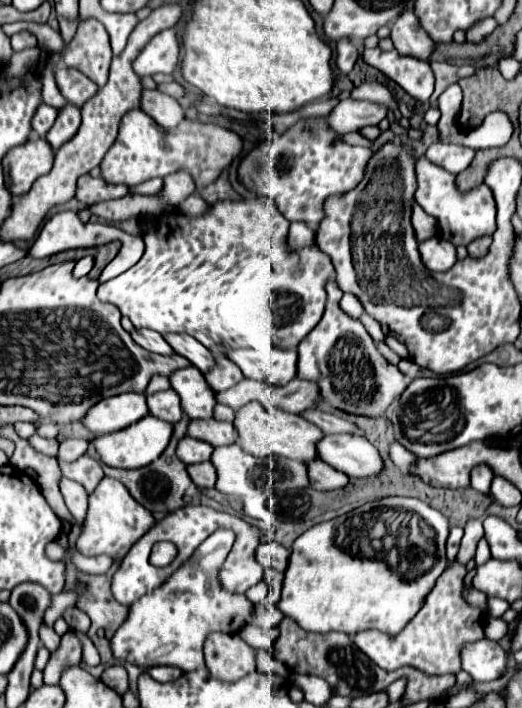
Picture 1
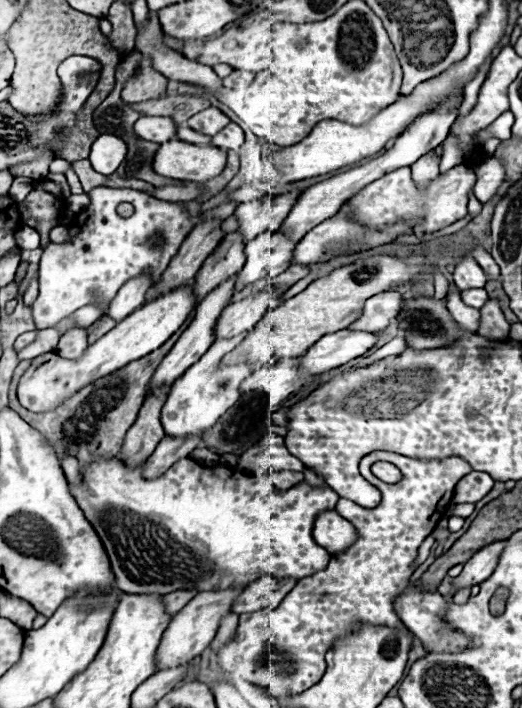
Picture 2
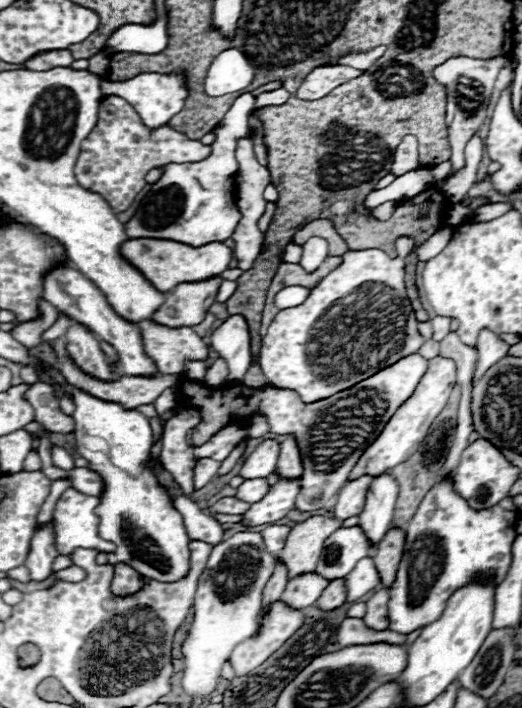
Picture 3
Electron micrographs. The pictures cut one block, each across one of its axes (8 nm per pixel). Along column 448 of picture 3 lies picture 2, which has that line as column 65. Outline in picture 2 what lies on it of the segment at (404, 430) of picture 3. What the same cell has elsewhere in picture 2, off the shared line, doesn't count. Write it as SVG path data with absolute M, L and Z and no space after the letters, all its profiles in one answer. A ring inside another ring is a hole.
M188 284L182 286L182 290L170 290L170 294L162 294L162 298L154 298L154 302L146 302L144 306L136 308L110 332L106 332L102 338L90 344L80 360L66 360L54 352L36 356L18 382L16 394L20 404L32 412L52 410L68 394L80 390L84 384L90 384L96 378L112 374L114 370L126 366L128 362L150 354L152 350L162 346L184 324L188 314L194 310L194 304L196 304L194 284Z

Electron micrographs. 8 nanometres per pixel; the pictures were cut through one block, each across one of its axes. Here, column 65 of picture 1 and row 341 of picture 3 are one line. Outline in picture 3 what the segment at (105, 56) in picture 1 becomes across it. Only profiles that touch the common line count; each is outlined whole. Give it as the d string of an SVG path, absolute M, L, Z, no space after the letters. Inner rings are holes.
M58 338L58 340L54 340L52 344L54 344L54 350L56 350L58 358L60 358L58 366L62 368L62 374L64 374L64 378L66 378L70 384L74 384L76 388L84 390L86 394L90 394L90 396L94 396L94 398L100 398L100 400L106 400L106 402L118 402L118 404L124 406L126 410L136 410L136 408L142 406L142 404L150 404L150 402L154 402L166 388L176 386L176 378L174 378L174 376L162 376L162 378L130 378L130 376L122 376L120 380L114 380L114 382L98 382L96 378L86 378L86 376L70 362L70 358L68 358L68 354L66 354L66 348L64 348L64 342Z

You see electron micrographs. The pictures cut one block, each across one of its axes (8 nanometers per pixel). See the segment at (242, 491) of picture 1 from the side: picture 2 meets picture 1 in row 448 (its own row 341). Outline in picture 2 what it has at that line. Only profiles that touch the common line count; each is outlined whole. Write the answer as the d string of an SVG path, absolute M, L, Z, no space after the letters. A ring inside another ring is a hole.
M238 334L238 338L214 340L210 350L206 350L206 354L202 354L202 358L194 366L190 366L190 370L186 370L186 374L178 378L178 382L174 382L168 400L162 408L162 426L168 436L182 436L182 438L188 434L202 436L240 398L238 388L244 378L238 378L238 372L232 366L220 366L220 364L224 354L234 350L238 342L242 342L244 338L246 334Z

